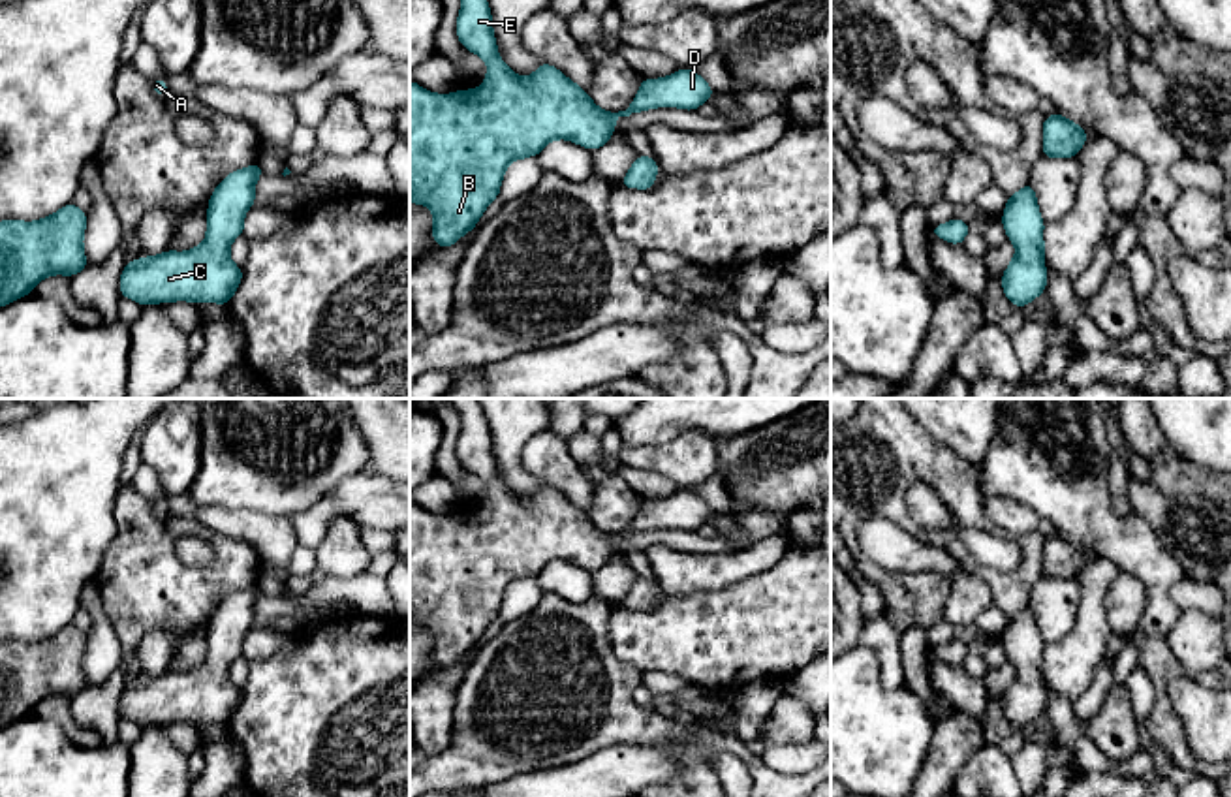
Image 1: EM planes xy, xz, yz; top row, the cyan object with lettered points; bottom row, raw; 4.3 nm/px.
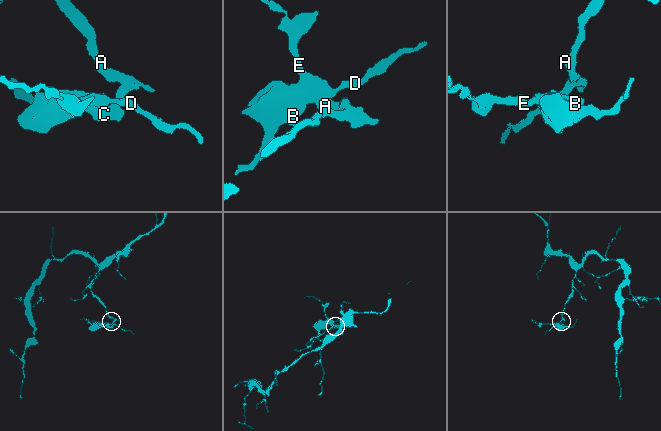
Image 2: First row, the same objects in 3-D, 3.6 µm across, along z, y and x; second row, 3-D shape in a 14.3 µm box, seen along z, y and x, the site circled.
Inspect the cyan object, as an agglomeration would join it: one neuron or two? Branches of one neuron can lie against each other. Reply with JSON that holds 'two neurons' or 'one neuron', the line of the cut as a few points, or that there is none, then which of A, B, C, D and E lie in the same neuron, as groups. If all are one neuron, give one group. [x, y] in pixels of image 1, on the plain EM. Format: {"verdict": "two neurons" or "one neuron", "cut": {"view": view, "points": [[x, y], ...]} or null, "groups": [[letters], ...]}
{"verdict": "one neuron", "cut": null, "groups": [["A", "B", "C", "D", "E"]]}

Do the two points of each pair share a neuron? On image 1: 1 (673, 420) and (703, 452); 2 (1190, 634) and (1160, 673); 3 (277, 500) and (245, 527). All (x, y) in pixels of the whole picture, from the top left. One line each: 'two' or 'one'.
1: two
2: two
3: two

